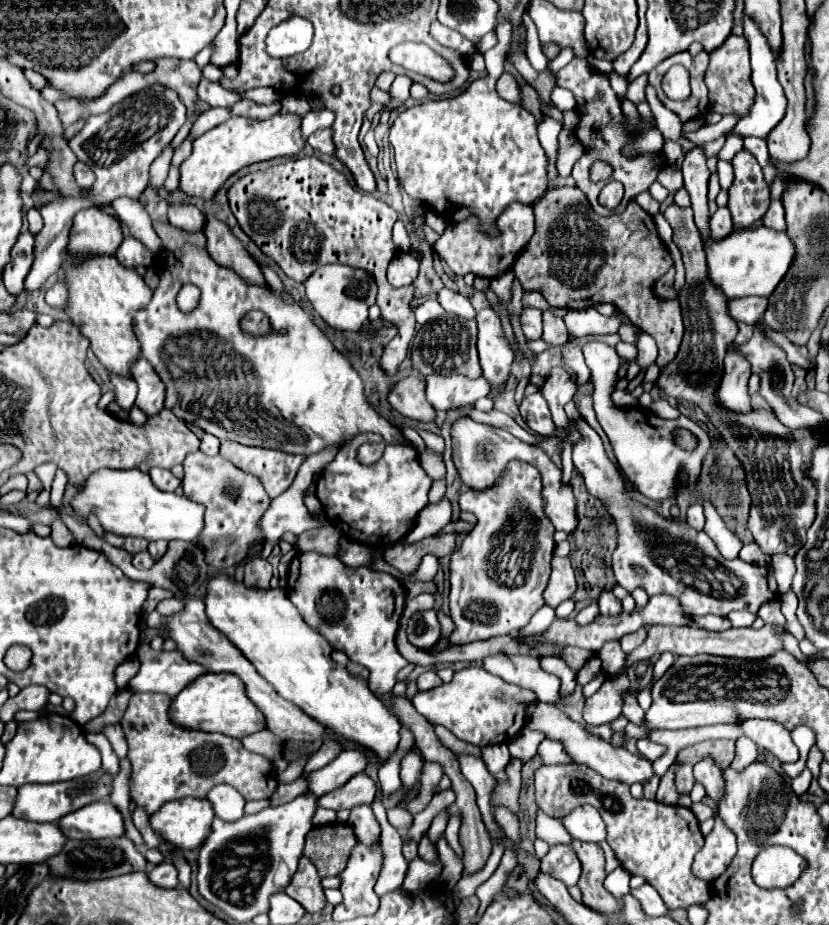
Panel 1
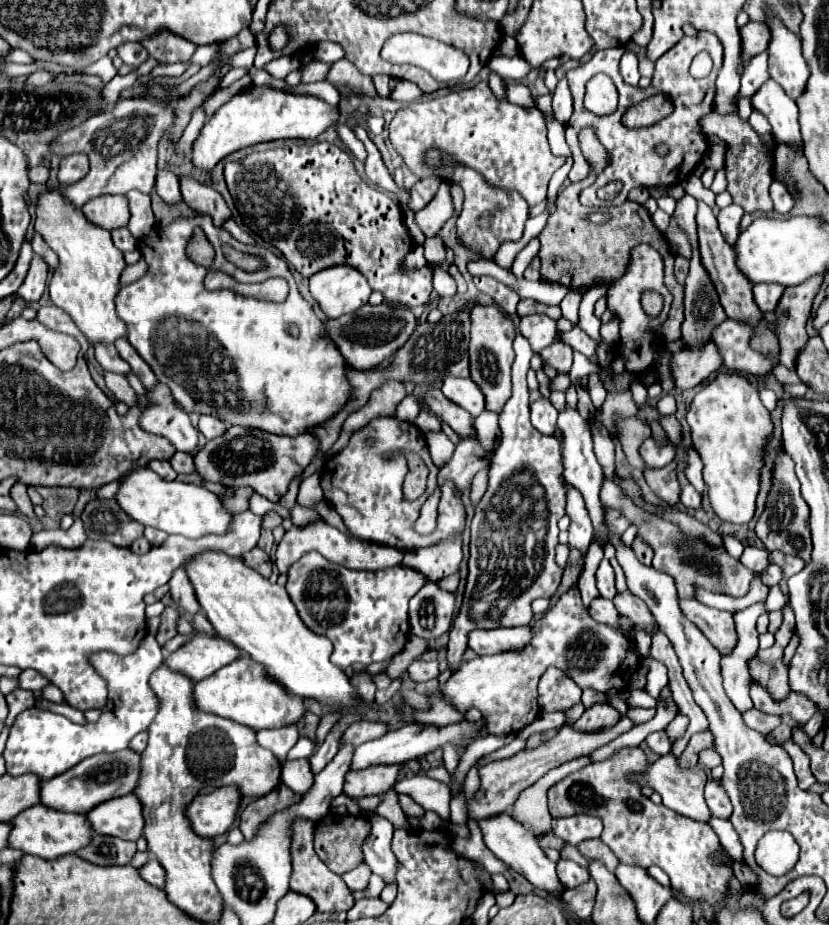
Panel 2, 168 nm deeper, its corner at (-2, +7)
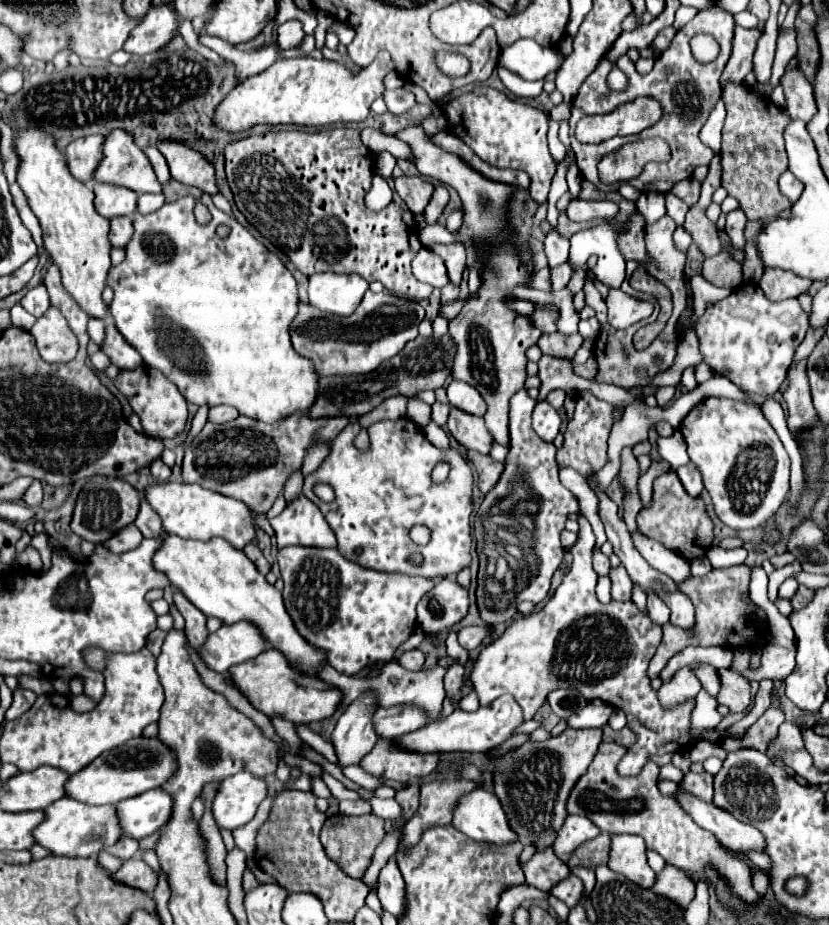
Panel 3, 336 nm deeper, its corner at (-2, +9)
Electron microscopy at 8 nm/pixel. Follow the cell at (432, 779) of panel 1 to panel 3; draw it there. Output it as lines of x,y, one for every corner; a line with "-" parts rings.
410,783
408,787
396,791
396,801
402,805
404,809
404,819
410,819
420,805
420,791
418,791
418,783

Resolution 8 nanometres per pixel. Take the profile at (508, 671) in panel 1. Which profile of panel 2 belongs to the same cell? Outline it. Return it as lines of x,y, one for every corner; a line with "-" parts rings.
510,627
510,629
490,629
490,631
470,631
468,645
476,655
496,655
504,651
522,649
532,639
530,627

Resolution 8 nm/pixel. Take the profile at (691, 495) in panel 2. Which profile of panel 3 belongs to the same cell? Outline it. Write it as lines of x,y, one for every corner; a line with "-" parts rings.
688,463
688,465
684,465
684,467
678,467
676,473
678,473
684,489
686,489
692,497
698,497
698,495
702,493
702,489
704,489
702,477
700,477
700,473
698,473
698,469
696,469
694,463

